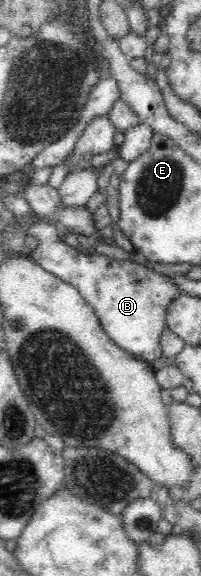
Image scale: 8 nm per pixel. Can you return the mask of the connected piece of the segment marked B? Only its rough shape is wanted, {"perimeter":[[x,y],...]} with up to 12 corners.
{"perimeter":[[31,224],[31,259],[77,288],[117,347],[163,359],[169,275]]}

